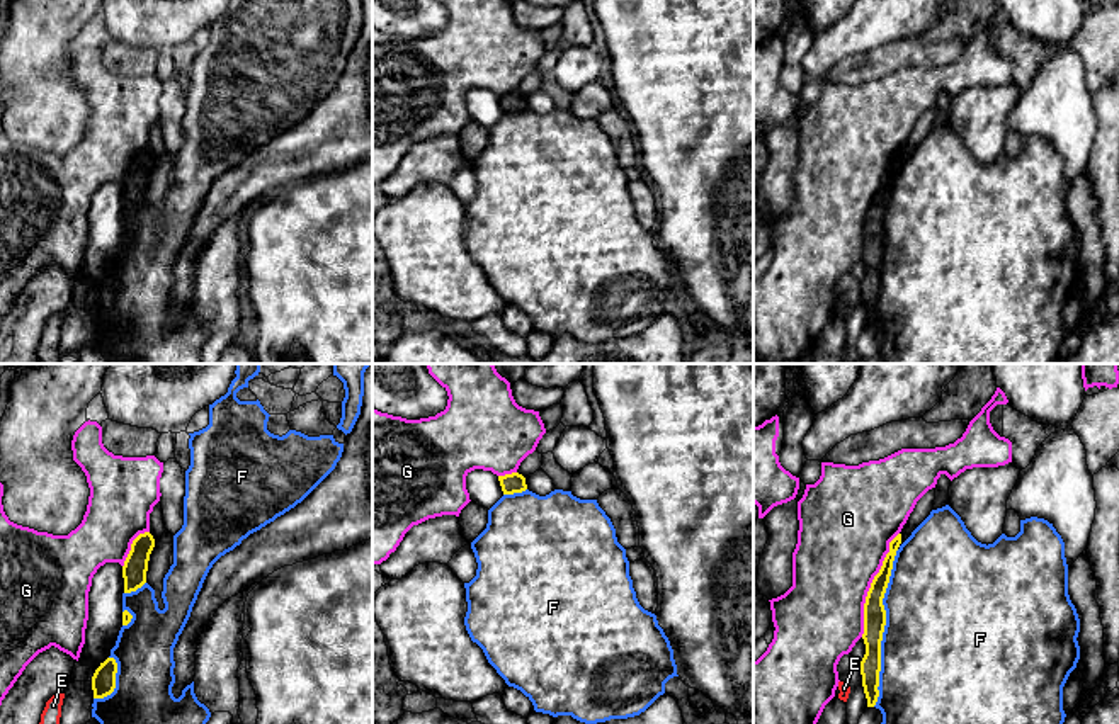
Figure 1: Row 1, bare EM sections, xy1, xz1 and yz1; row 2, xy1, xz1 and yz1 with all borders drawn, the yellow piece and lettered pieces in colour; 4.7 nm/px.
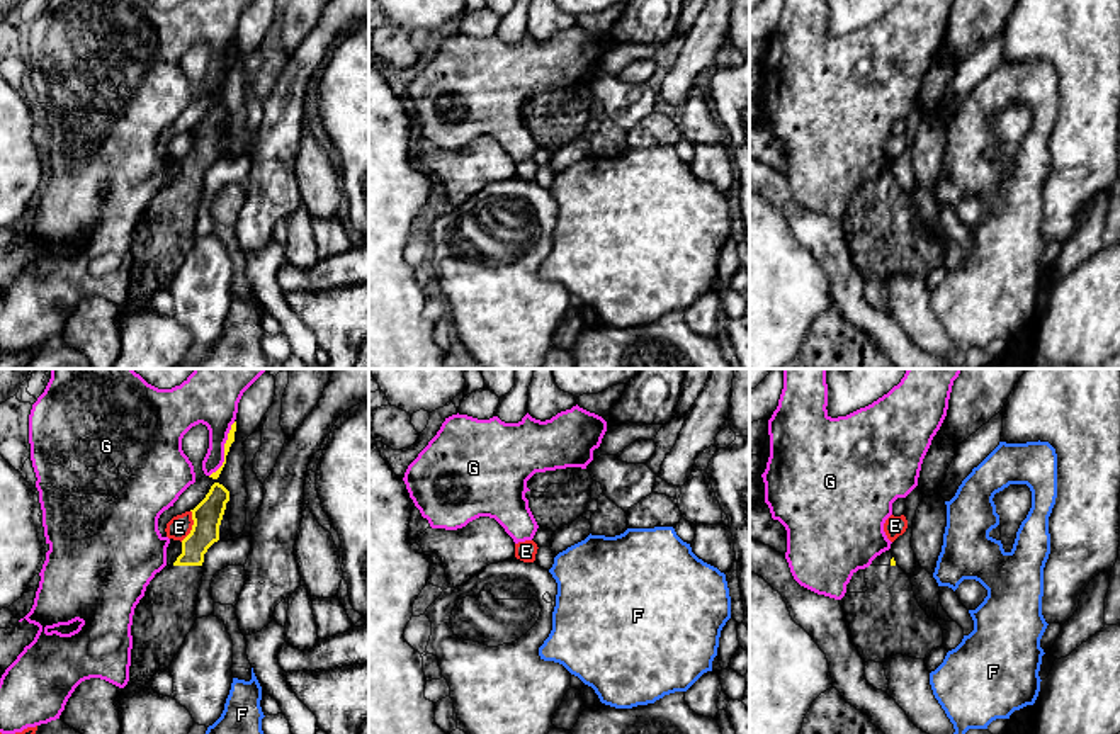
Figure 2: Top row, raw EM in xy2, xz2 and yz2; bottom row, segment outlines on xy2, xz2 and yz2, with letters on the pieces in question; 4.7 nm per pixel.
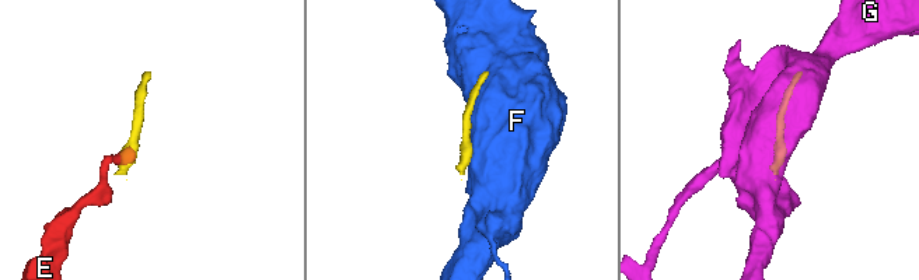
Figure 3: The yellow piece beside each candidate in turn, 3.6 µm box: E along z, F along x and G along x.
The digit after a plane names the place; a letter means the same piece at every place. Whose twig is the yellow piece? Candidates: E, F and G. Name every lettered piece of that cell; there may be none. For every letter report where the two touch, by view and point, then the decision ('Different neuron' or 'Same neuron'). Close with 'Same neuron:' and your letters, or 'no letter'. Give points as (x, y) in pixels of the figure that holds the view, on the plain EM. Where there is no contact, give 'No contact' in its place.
E: Touches yellow at xy2 (192, 145). Different neuron
F: Touches yellow at yz1 (883, 247). Different neuron
G: Touches yellow at yz1 (871, 204). Different neuron
Same neuron: no letter

